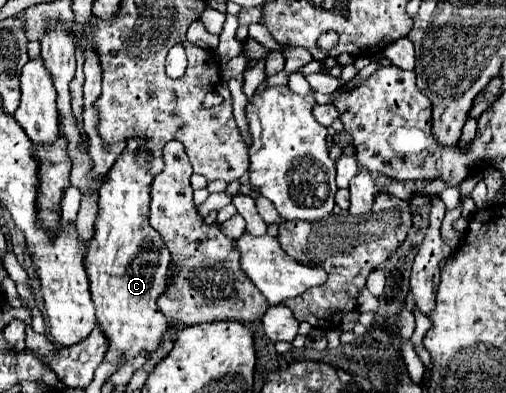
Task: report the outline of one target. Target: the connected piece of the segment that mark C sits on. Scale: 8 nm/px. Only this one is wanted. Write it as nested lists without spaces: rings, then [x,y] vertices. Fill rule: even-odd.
[[[129,138],[125,152],[107,172],[105,182],[99,188],[95,236],[87,248],[87,278],[99,326],[109,338],[109,350],[105,356],[109,362],[115,362],[121,356],[133,360],[141,352],[147,352],[149,358],[167,330],[167,318],[159,312],[157,300],[167,290],[165,272],[171,254],[167,252],[159,232],[155,232],[147,220],[151,202],[149,188],[155,176],[147,166],[137,162],[137,150],[141,146],[141,140]]]

